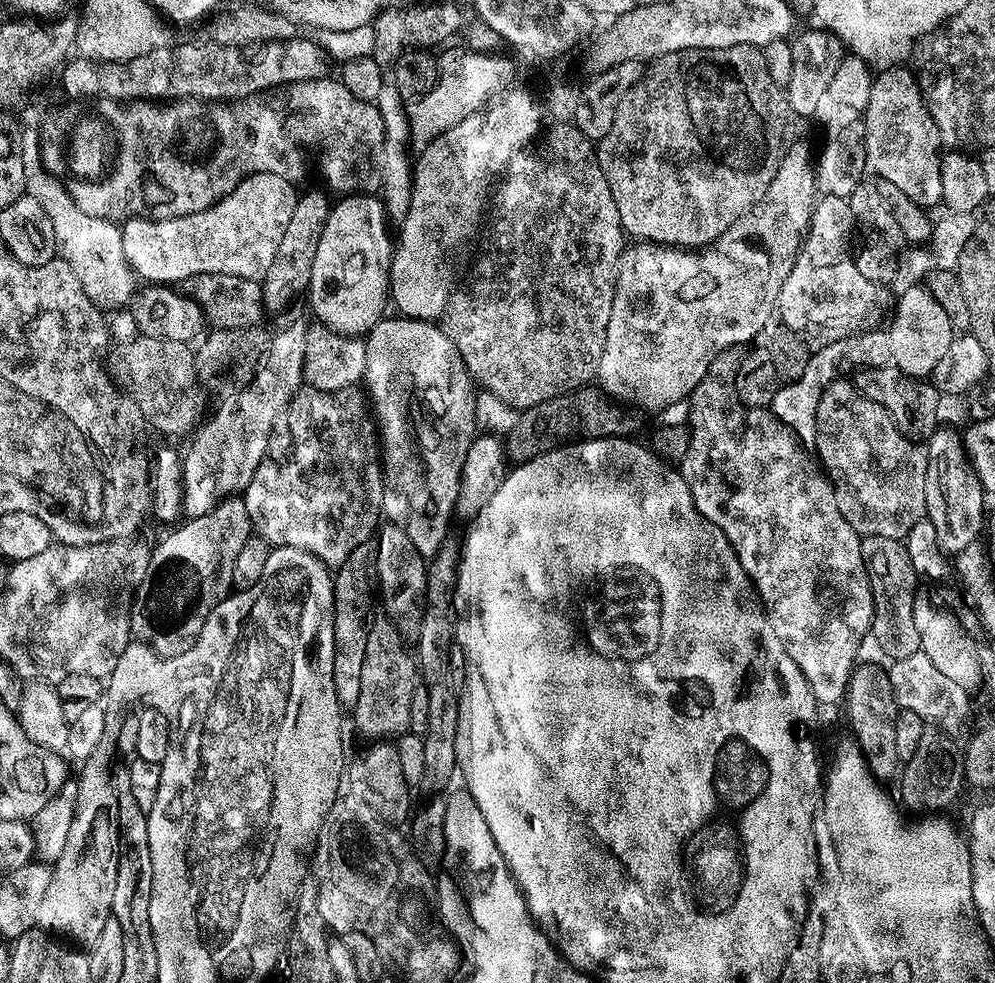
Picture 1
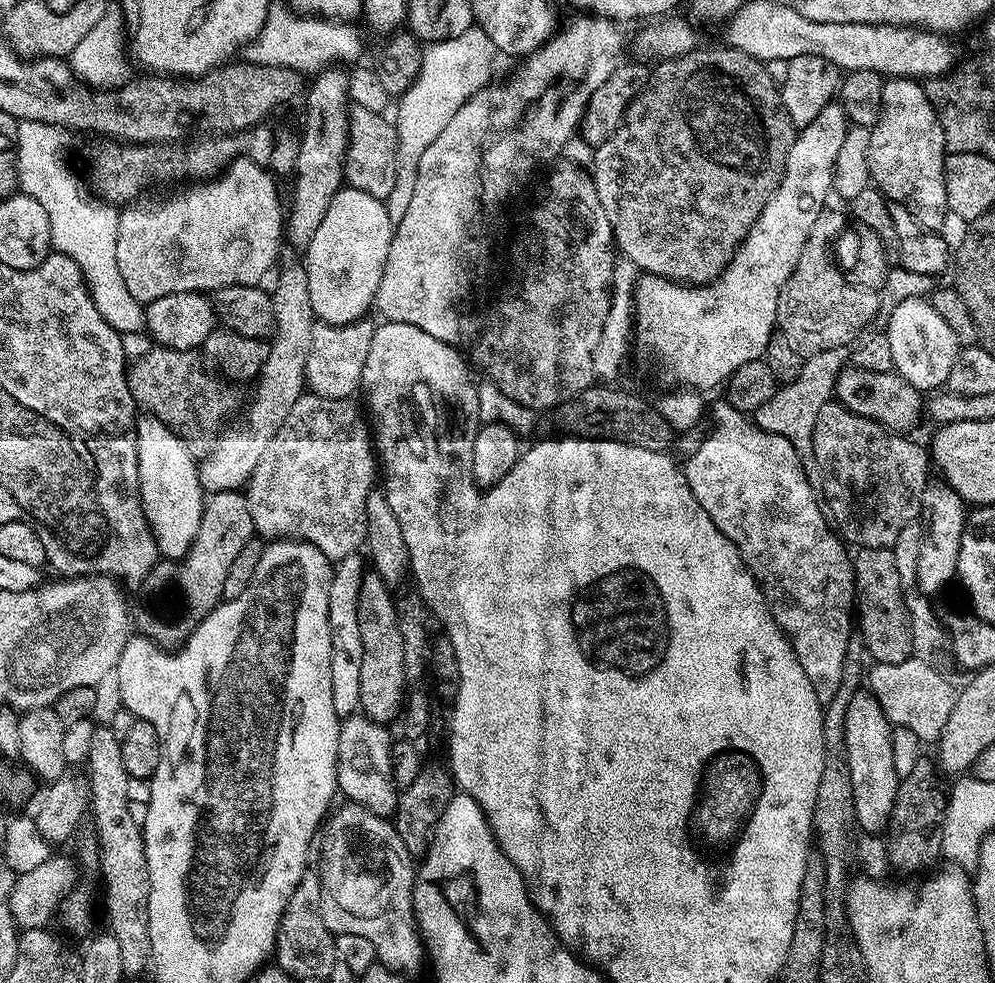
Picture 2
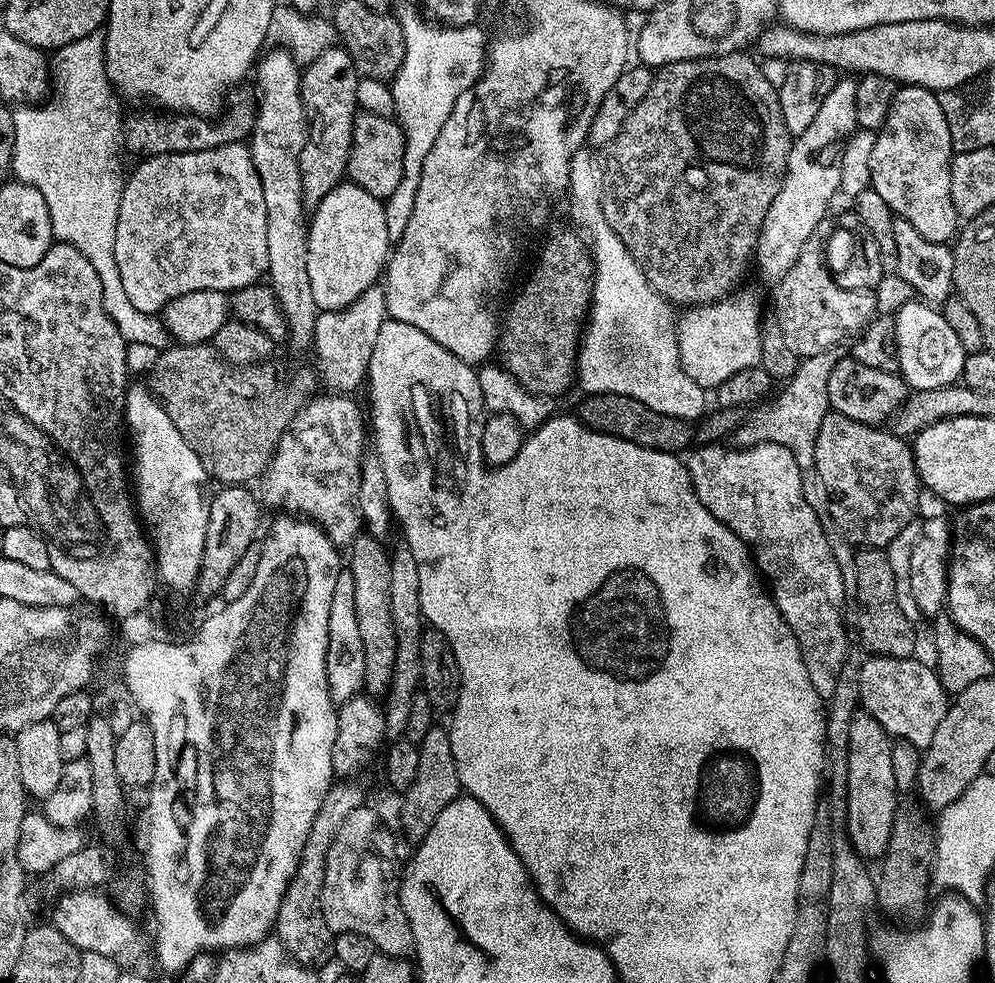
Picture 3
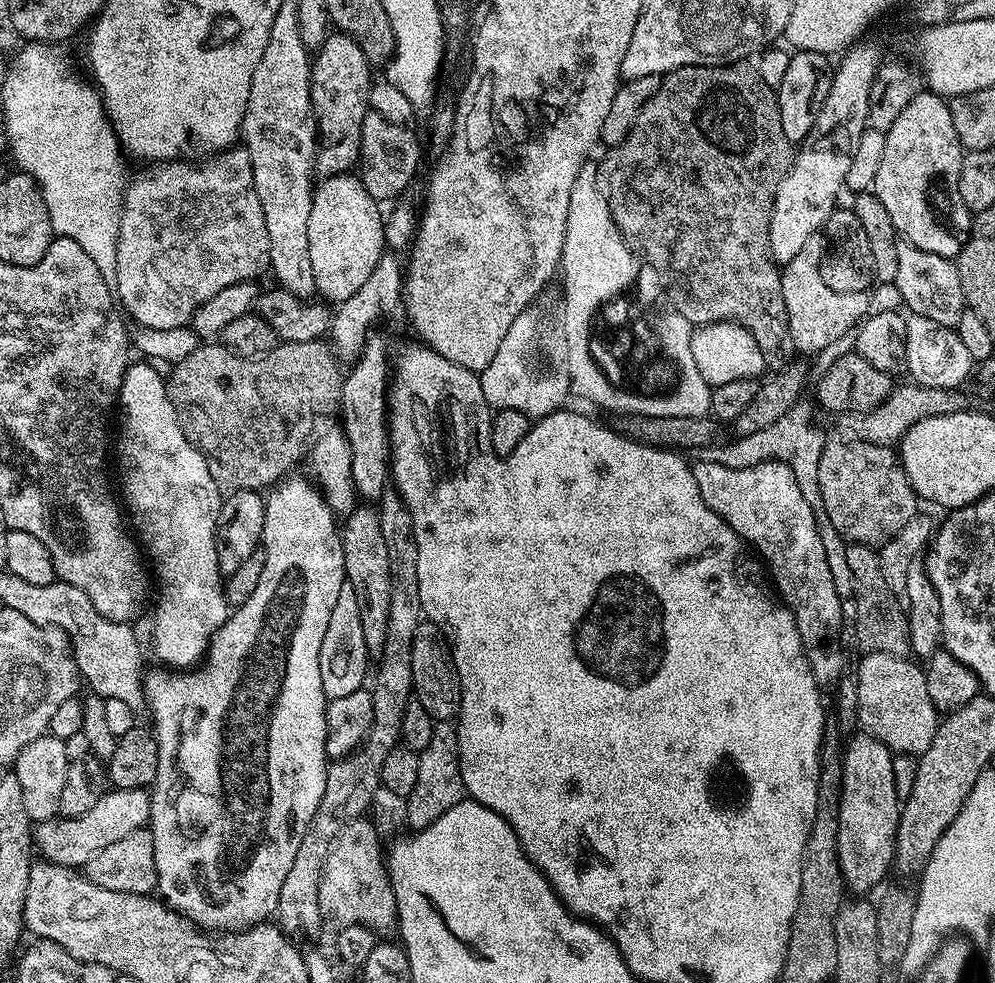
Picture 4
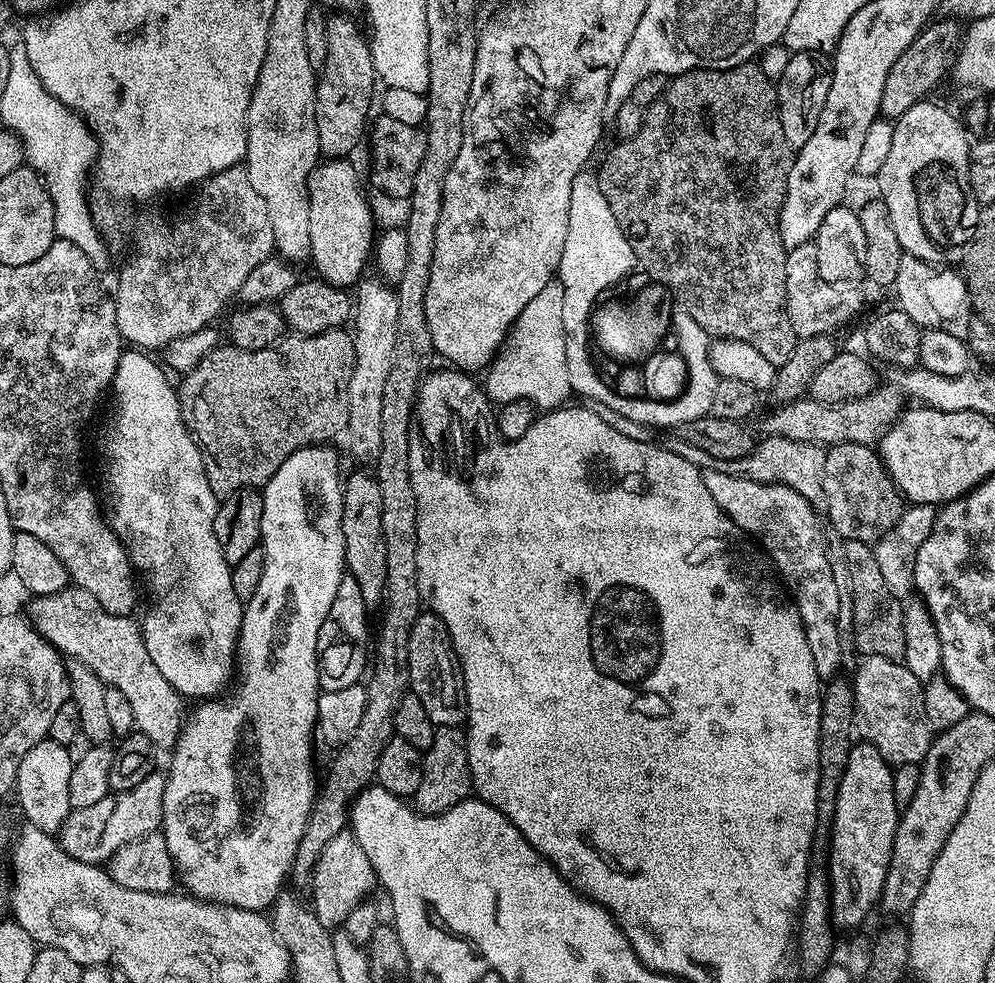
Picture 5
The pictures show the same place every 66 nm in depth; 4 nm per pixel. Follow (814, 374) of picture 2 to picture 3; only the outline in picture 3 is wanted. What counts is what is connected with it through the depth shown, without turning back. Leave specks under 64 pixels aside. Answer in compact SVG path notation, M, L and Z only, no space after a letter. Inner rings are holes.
M839 347L822 350L822 354L803 357L795 374L781 387L784 389L781 390L776 401L766 408L761 407L758 410L761 412L749 415L744 424L734 433L734 440L740 446L777 444L790 450L790 454L794 454L794 462L798 462L802 474L806 502L810 502L810 506L818 514L820 525L823 526L826 534L826 542L830 542L830 550L838 562L838 570L842 570L845 593L852 594L856 590L854 548L838 530L838 526L833 524L828 514L828 497L824 495L824 487L818 478L818 470L814 462L814 442L818 442L818 426L822 426L822 418L826 418L826 414L830 411L828 406L830 374L834 366L838 366L838 362L845 359L845 356L845 349Z

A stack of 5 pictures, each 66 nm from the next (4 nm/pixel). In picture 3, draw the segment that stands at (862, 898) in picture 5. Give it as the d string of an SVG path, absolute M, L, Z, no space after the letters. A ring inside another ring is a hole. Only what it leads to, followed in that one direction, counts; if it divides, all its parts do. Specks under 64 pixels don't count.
M857 711L850 722L848 797L842 820L848 823L846 835L854 851L863 858L883 857L894 826L898 793L890 763L892 741L893 737L878 726L869 712Z

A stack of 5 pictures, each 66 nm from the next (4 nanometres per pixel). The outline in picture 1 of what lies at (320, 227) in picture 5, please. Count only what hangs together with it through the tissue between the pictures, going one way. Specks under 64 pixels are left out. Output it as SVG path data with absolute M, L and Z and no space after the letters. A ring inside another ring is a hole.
M345 195L329 207L306 289L315 319L339 336L367 334L385 315L384 300L390 296L388 266L394 250L386 236L388 224L377 197L364 195Z

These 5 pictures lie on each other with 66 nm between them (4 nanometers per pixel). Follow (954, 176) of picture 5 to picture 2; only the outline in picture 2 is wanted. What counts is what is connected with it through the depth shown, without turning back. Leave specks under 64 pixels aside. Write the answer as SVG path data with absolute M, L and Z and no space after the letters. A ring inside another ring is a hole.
M893 76L885 79L878 120L870 134L868 175L871 183L891 203L906 206L923 228L939 229L948 212L944 158L946 145L942 122L919 79Z

